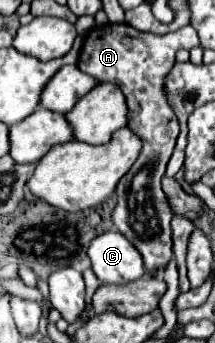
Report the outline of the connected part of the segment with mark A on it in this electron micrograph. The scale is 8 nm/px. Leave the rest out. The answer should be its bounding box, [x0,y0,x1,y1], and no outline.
[78,24,198,276]

